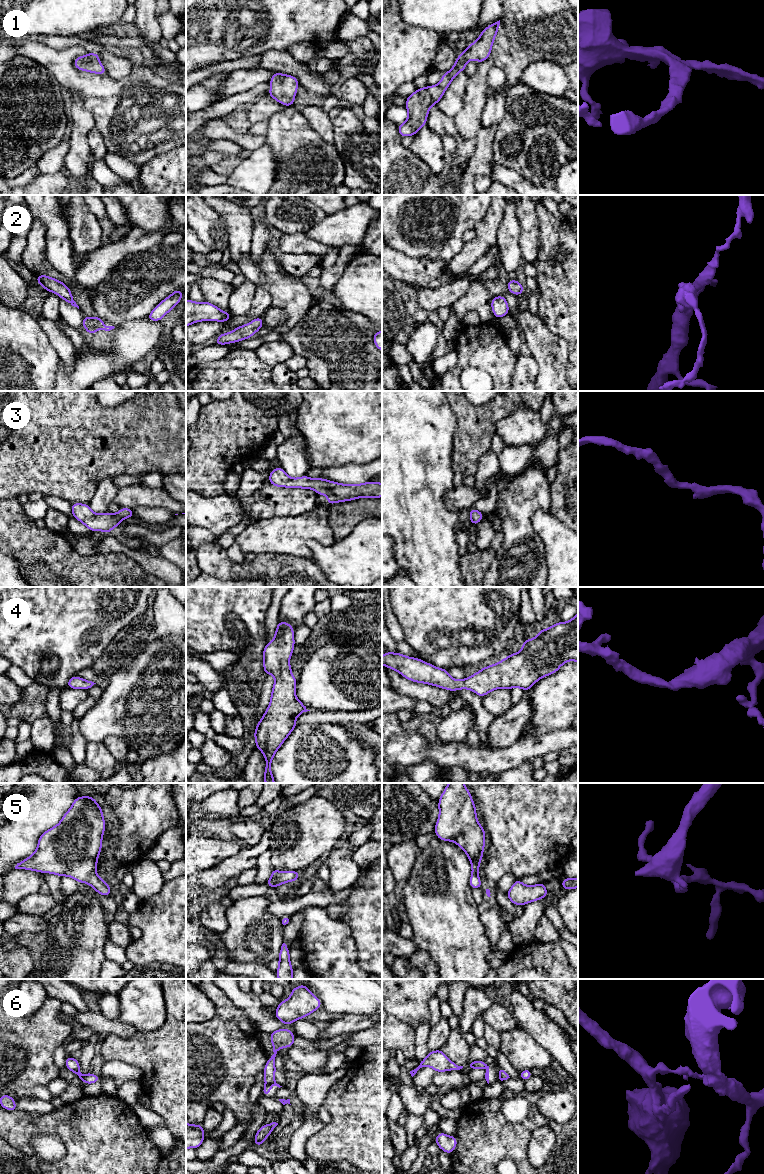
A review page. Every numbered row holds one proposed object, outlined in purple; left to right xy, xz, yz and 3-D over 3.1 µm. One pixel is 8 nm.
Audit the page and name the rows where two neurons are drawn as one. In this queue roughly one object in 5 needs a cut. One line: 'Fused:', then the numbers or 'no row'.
Fused: 6

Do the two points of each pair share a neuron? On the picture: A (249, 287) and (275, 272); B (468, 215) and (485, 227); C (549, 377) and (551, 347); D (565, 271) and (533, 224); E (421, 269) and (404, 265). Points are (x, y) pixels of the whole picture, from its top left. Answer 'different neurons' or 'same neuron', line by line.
A: different neurons
B: different neurons
C: same neuron
D: different neurons
E: same neuron

